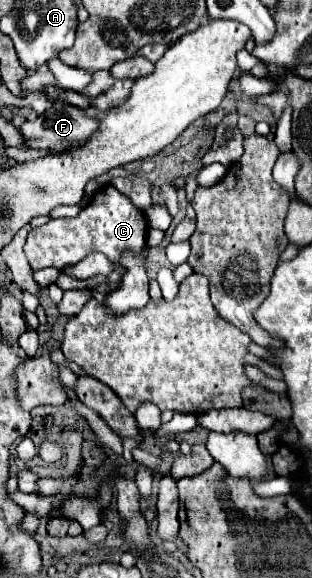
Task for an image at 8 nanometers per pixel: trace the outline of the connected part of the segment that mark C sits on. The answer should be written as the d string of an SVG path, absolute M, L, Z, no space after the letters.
M105 186L81 210L81 216L49 220L45 226L33 228L27 238L27 256L33 270L41 270L47 266L63 270L65 266L81 262L91 252L103 252L113 264L119 264L119 258L125 252L141 252L145 248L145 238L145 214L133 208L127 196L121 196L113 186Z

